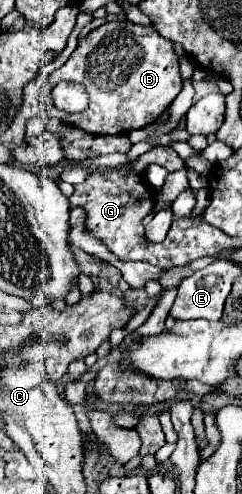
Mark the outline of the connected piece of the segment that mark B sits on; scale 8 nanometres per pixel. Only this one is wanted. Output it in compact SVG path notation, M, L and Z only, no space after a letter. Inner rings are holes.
M115 21L105 23L97 29L93 29L87 37L83 37L77 45L77 49L71 53L71 57L55 69L49 77L51 85L57 85L59 81L73 81L85 85L89 93L89 107L81 113L67 113L55 107L51 99L45 99L45 109L49 117L59 117L61 121L83 129L85 133L101 133L101 135L117 135L127 133L133 129L141 129L149 123L153 123L177 97L181 91L181 73L178 57L169 39L163 39L153 27L135 25L131 21Z

